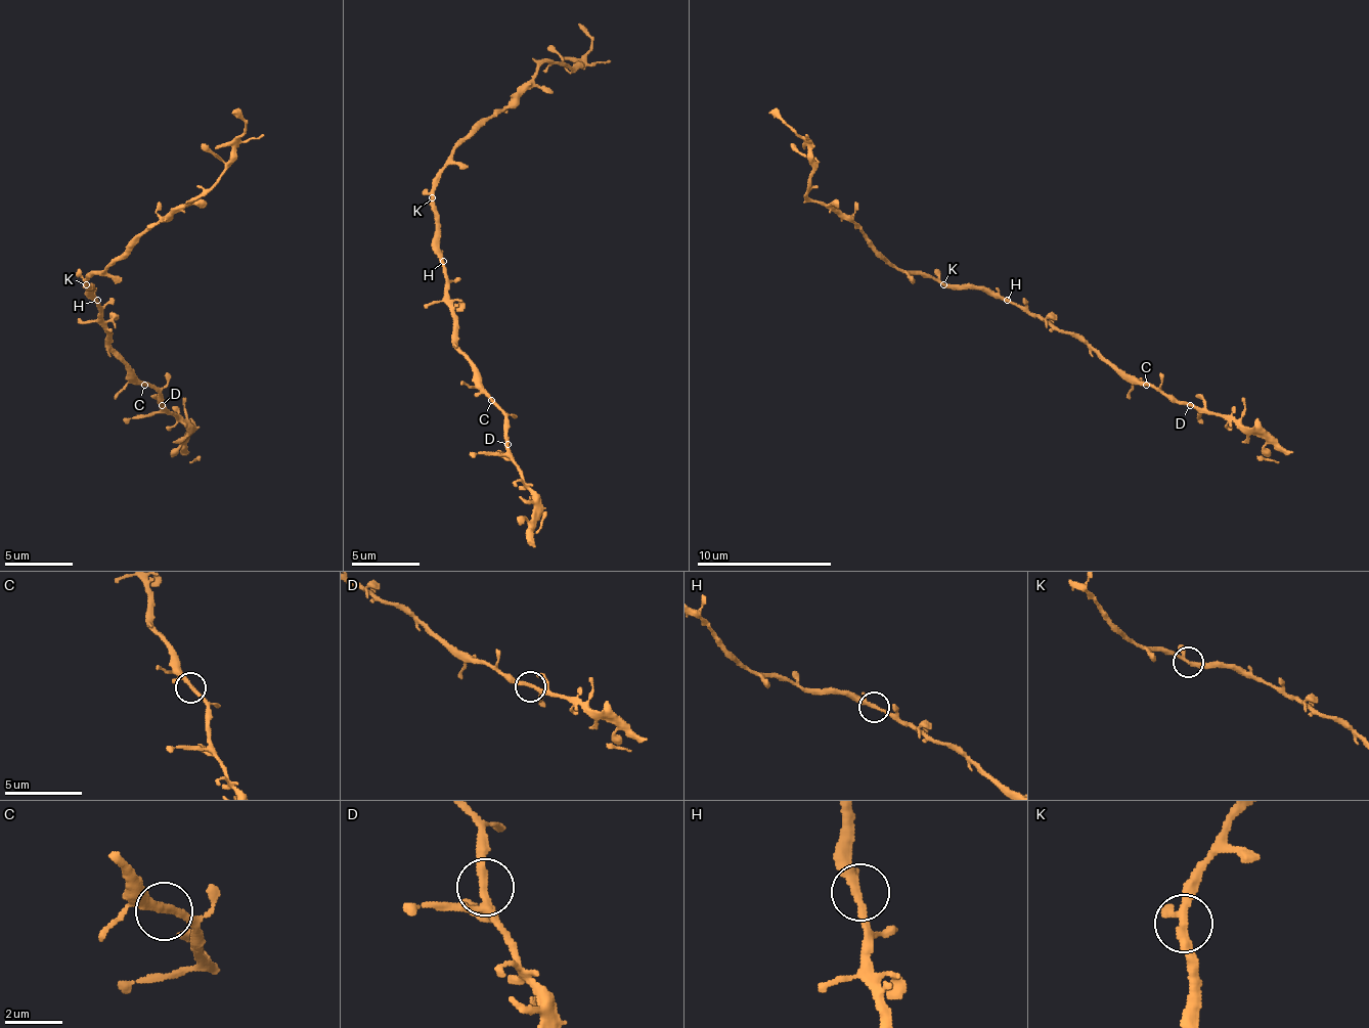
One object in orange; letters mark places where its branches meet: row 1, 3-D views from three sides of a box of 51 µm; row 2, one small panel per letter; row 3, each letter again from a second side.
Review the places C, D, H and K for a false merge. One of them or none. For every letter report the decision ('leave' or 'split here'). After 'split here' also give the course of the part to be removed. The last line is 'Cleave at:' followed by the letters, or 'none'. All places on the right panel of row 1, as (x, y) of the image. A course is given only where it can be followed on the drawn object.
C: leave
D: leave
H: leave
K: leave
Cleave at: none

